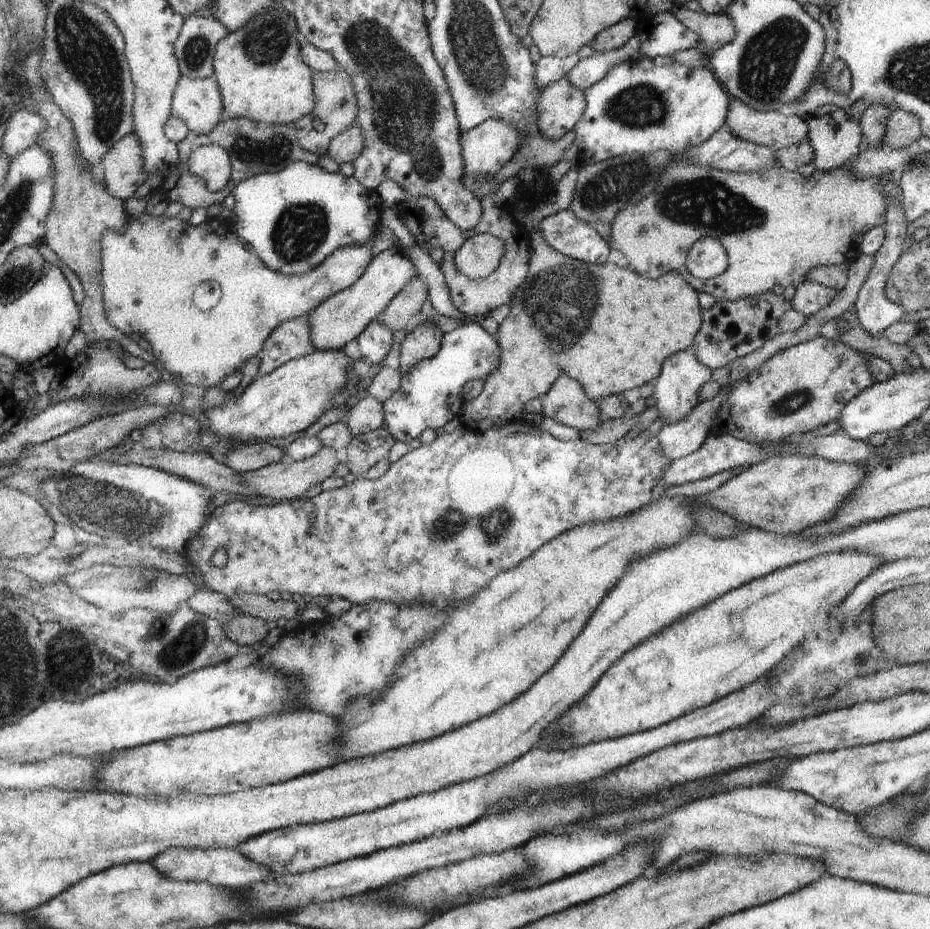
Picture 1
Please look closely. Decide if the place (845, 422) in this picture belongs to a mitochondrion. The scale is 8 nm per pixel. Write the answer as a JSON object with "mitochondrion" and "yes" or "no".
{"mitochondrion":"no"}

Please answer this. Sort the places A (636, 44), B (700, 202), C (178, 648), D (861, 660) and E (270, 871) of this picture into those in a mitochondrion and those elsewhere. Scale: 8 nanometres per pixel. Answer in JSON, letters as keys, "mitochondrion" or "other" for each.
{"A":"other","B":"mitochondrion","C":"mitochondrion","D":"mitochondrion","E":"other"}

